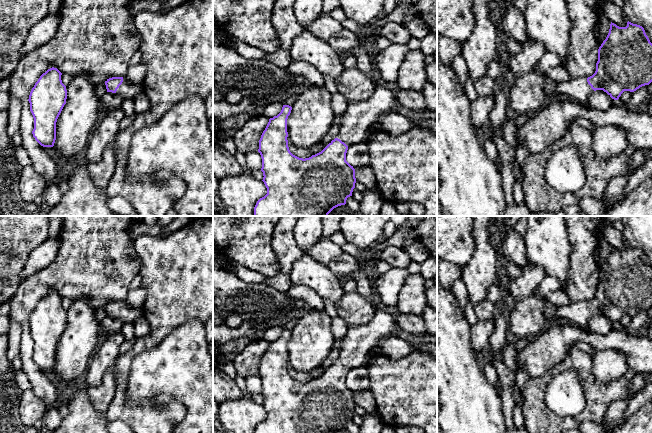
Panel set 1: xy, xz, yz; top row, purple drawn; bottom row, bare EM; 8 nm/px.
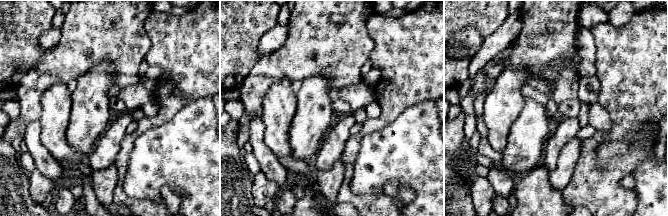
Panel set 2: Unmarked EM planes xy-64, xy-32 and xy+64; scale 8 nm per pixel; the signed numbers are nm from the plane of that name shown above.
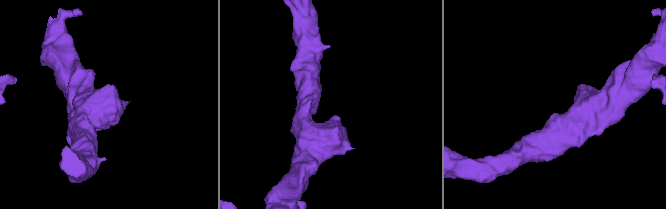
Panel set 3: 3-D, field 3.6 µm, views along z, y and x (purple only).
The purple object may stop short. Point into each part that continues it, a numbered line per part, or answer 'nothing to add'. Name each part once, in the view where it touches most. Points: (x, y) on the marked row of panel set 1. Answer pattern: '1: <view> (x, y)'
1: xy (126, 90)

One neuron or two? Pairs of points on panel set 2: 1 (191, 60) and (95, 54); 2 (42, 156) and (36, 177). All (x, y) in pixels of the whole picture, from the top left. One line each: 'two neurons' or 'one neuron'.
1: two neurons
2: two neurons

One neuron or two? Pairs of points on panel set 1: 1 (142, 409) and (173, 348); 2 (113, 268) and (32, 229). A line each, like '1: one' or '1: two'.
1: two
2: two

